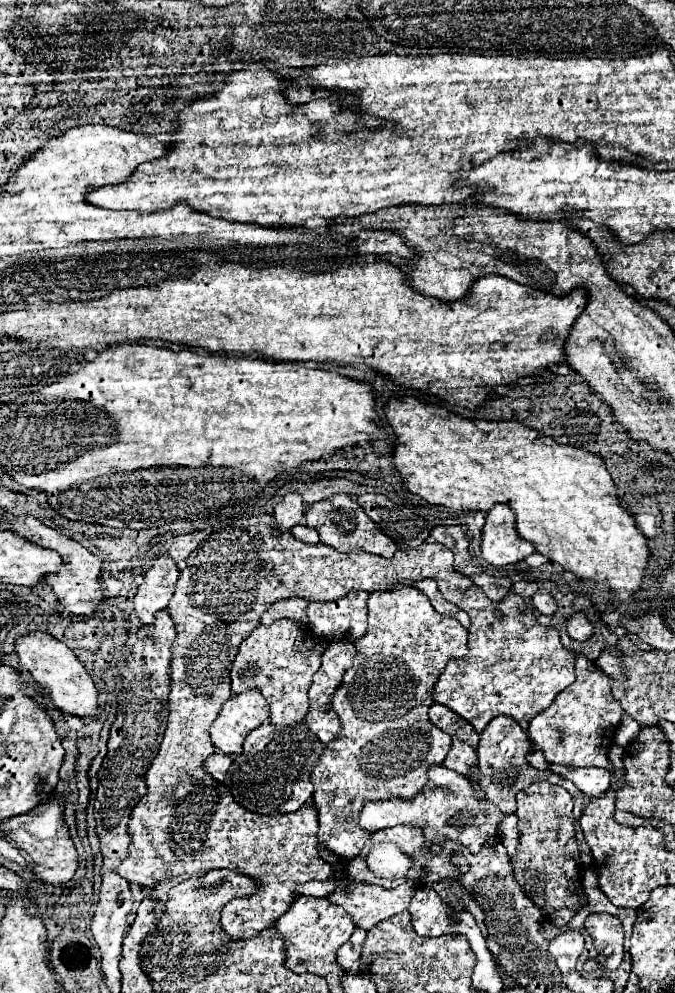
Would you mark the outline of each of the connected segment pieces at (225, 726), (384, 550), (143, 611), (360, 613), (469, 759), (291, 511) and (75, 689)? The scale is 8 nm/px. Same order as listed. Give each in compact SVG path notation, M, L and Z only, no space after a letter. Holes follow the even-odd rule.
M258 689L230 697L210 727L212 745L226 755L240 755L246 735L268 719L268 703Z
M334 495L332 499L322 499L320 503L310 505L305 512L306 525L316 529L320 535L320 543L334 547L336 551L350 553L354 549L364 549L366 553L380 555L380 557L392 557L396 551L396 545L390 537L386 537L364 513L364 509L356 503L350 495ZM318 513L318 515L316 515Z
M158 555L154 565L142 575L144 581L142 585L138 585L132 599L134 611L142 623L152 623L154 613L168 607L178 575L178 565L168 555Z
M350 591L338 601L310 603L308 619L316 635L332 641L348 639L354 643L366 631L366 601L368 591Z
M454 737L454 739L452 739L452 747L450 747L446 759L442 761L442 765L448 767L448 769L458 771L460 775L466 775L468 765L470 765L470 763L476 763L476 761L478 761L476 751L474 751L470 745L466 745L466 743L462 743L460 739Z
M286 493L282 501L274 507L274 519L280 531L292 529L294 525L304 523L304 503L300 493Z
M30 631L16 639L16 655L22 669L32 675L34 683L40 685L44 693L48 693L48 697L60 711L76 717L90 717L96 713L98 689L94 687L90 675L86 673L80 659L74 655L74 651L70 651L62 641L54 639L46 631Z

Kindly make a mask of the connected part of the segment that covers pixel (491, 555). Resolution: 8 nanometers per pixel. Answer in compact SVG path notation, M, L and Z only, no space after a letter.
M488 523L488 529L482 529L480 555L492 565L502 567L516 563L526 559L530 553L534 553L534 545L530 541L524 541L514 529L510 529L510 525L500 527L500 523Z

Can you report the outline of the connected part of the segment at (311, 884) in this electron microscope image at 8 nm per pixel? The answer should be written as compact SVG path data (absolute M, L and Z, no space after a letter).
M308 881L304 885L300 885L294 895L300 897L300 895L312 895L312 897L326 897L334 891L336 883L318 883L318 881Z

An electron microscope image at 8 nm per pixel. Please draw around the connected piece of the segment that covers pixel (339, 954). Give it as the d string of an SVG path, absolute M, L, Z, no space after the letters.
M360 927L354 929L352 937L336 951L336 963L344 969L344 971L354 971L358 973L360 971L360 949L362 949L362 943L366 939L366 931L362 931Z

